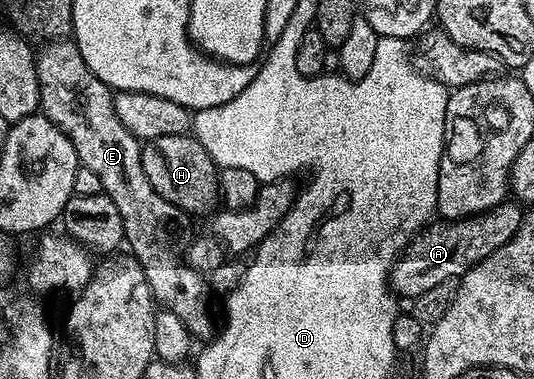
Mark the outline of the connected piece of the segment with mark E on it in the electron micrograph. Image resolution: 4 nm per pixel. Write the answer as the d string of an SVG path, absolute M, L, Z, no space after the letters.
M59 39L43 44L37 50L34 62L36 63L36 79L40 83L40 113L45 120L53 123L76 147L79 165L88 167L100 178L102 192L112 203L116 203L116 211L120 211L120 219L124 223L124 241L129 252L142 264L144 275L150 284L150 290L155 302L161 308L172 311L184 327L188 327L191 338L210 339L216 332L214 317L210 314L210 293L206 290L207 278L203 274L192 271L181 256L178 257L170 250L170 244L178 237L178 228L182 225L184 214L177 209L164 195L156 195L152 183L148 183L148 175L144 175L142 166L142 145L137 137L133 137L120 123L114 106L115 94L94 72L84 63L77 44L70 39Z

